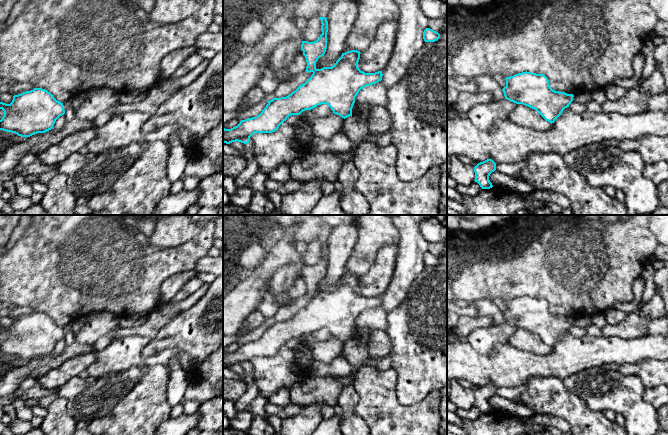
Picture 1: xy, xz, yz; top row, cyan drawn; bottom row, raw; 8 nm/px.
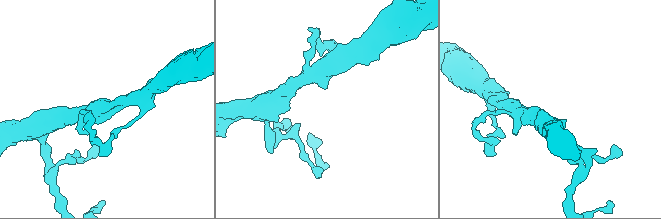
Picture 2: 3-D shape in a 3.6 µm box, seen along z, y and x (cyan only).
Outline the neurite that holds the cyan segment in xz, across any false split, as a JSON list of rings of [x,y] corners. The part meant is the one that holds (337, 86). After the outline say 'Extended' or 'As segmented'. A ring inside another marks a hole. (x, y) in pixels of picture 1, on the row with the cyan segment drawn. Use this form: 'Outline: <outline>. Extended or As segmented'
Outline: [[[320,17],[322,34],[314,42],[302,41],[301,50],[306,58],[306,72],[312,72],[311,77],[295,91],[286,97],[273,98],[268,101],[262,112],[252,118],[241,120],[240,123],[231,128],[223,127],[223,143],[230,144],[232,142],[249,143],[250,137],[254,133],[272,133],[278,130],[279,126],[287,120],[291,115],[300,115],[305,110],[311,110],[318,105],[327,104],[334,114],[342,118],[352,117],[352,108],[355,103],[355,97],[361,89],[378,83],[382,80],[382,71],[375,73],[365,73],[358,68],[360,59],[360,51],[351,50],[342,53],[341,57],[332,67],[316,68],[316,62],[324,56],[327,49],[327,32],[328,21],[326,17]]]. As segmented

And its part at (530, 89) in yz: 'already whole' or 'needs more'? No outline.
already whole

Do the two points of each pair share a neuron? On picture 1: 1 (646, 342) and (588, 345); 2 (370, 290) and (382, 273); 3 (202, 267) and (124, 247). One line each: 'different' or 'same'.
1: same
2: same
3: different

